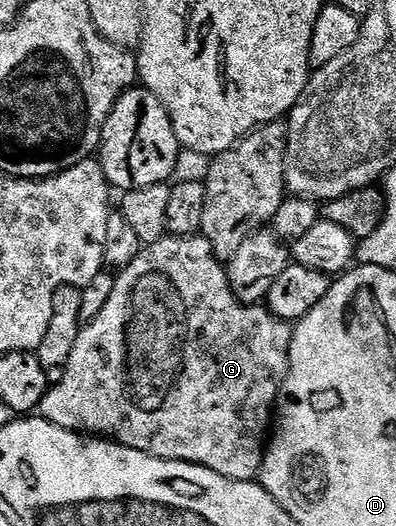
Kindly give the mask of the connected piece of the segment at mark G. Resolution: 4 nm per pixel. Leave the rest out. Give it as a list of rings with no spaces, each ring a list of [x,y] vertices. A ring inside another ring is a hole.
[[[167,234],[155,244],[145,245],[142,253],[127,268],[117,273],[112,294],[108,302],[104,302],[104,310],[100,310],[96,318],[83,323],[82,331],[76,338],[76,346],[72,346],[72,358],[68,358],[64,378],[60,378],[60,382],[51,384],[46,389],[36,412],[43,420],[66,428],[70,432],[113,440],[116,444],[123,444],[125,448],[140,450],[161,460],[204,466],[224,478],[257,481],[262,471],[262,453],[266,451],[268,429],[272,424],[274,406],[278,402],[278,391],[281,390],[284,378],[288,374],[291,331],[291,325],[287,321],[273,316],[270,309],[262,304],[241,304],[238,301],[226,277],[223,261],[216,258],[212,242],[208,242],[205,236]]]

